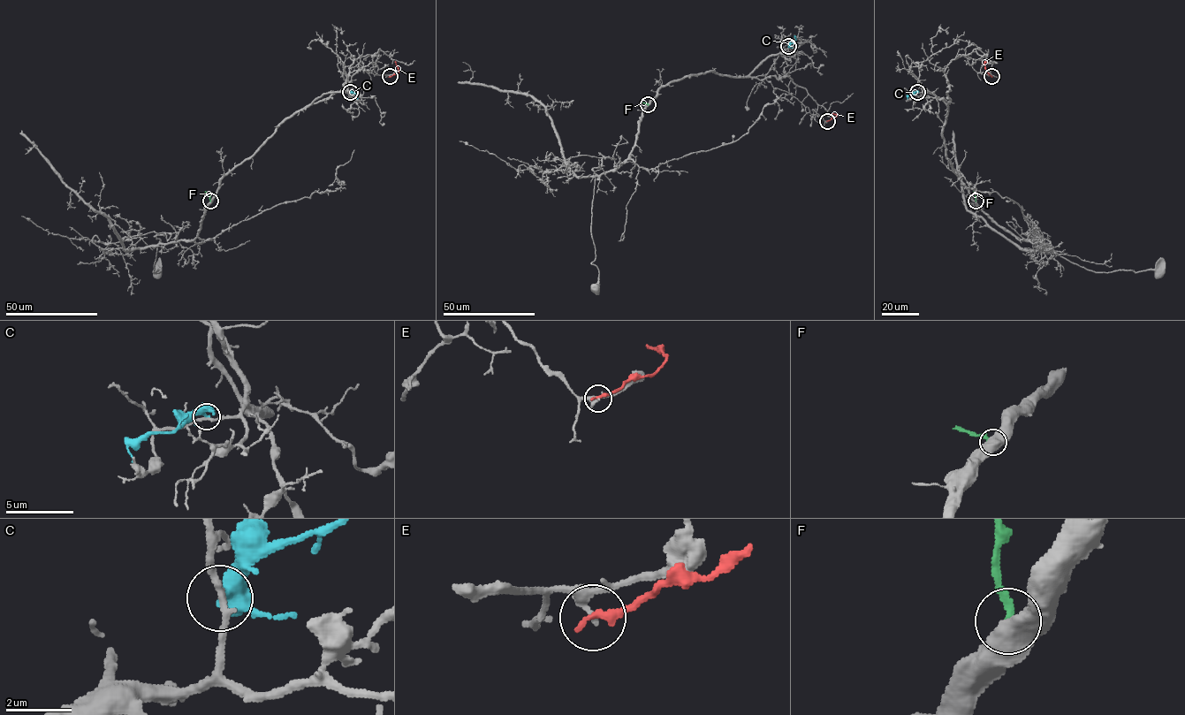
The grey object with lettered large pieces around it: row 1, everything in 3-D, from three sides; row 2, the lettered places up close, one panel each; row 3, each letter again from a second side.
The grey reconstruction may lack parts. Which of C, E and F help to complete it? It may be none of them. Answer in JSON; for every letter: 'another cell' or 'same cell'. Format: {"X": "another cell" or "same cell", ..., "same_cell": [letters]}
{"C": "another cell", "E": "another cell", "F": "another cell", "same_cell": []}

